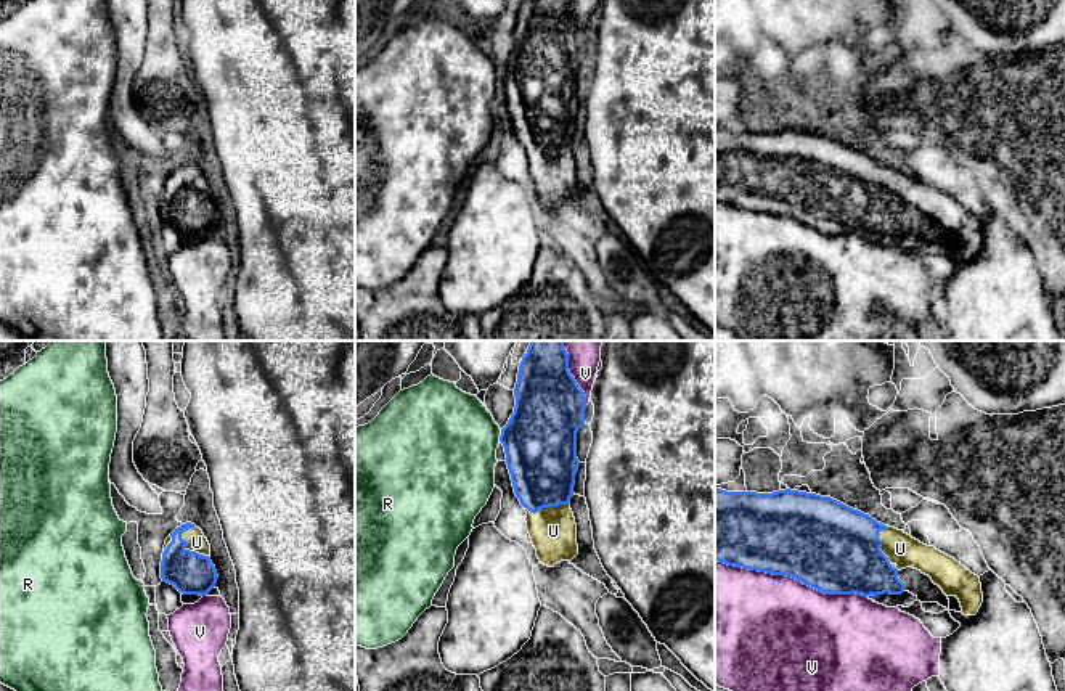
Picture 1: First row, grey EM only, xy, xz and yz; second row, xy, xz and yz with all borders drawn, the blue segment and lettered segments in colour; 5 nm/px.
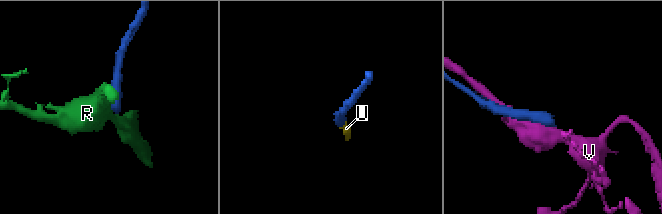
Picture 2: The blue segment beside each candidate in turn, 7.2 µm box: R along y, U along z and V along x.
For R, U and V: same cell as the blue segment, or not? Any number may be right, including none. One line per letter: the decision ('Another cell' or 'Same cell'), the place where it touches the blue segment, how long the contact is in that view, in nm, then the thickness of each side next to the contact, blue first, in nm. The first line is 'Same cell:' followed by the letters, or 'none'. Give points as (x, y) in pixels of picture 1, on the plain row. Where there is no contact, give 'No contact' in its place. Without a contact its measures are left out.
Same cell: U
R: Another cell. Touches blue at xz (500, 76). Shared border 70 nm. Thickness 360 nm (blue) against 480 nm
U: Same cell. Touches blue at xy (188, 190). Shared border 180 nm. Thickness 220 nm (blue) against 100 nm
V: Another cell. Touches blue at yz (791, 216). Shared border 800 nm. Thickness 440 nm (blue) against 480 nm

